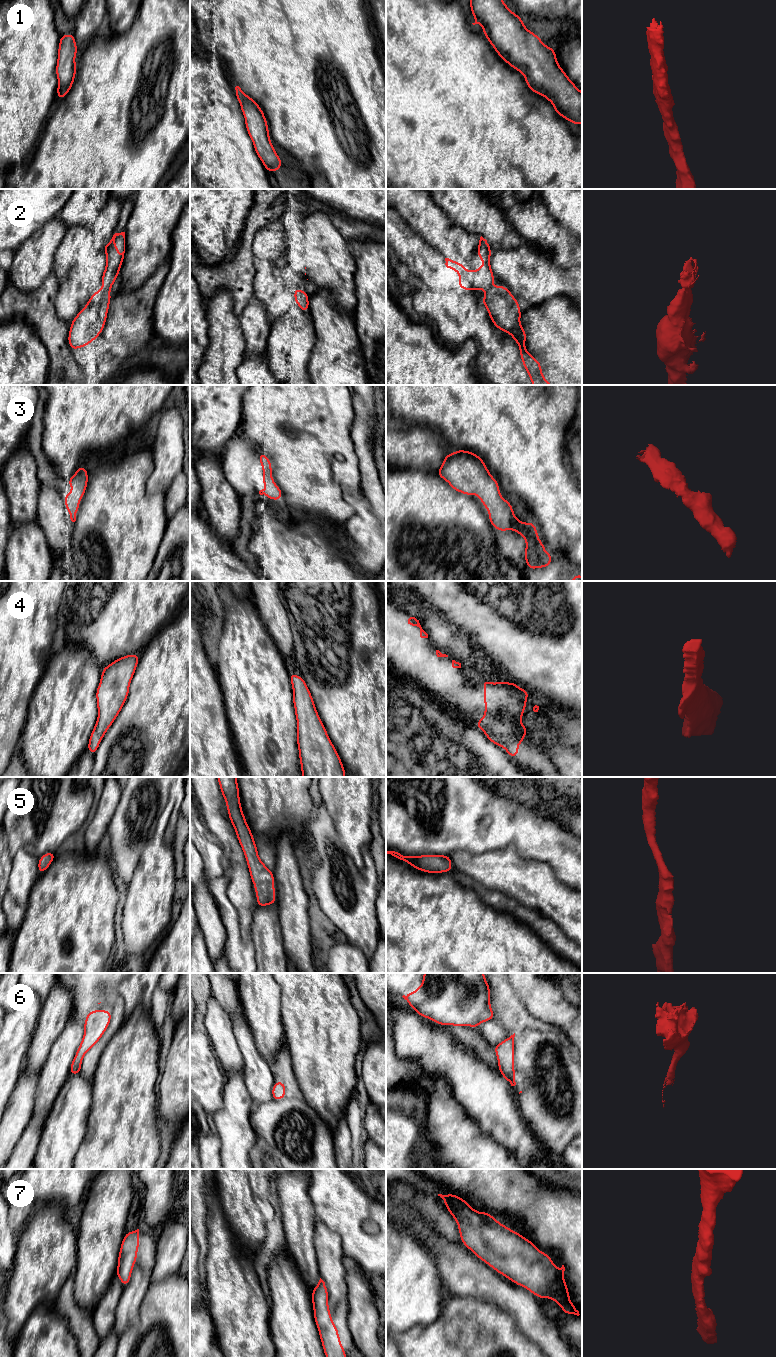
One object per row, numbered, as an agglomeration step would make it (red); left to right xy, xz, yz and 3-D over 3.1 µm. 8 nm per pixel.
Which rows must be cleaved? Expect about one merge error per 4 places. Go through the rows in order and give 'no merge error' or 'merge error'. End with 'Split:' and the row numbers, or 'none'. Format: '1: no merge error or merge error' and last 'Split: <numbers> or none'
1: no merge error
2: no merge error
3: no merge error
4: no merge error
5: no merge error
6: no merge error
7: no merge error
Split: none

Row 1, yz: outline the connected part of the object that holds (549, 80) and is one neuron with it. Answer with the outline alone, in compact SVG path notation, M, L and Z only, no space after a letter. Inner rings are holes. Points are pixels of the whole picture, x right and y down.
M470 0L469 5L475 22L483 26L483 33L502 60L520 71L528 88L544 96L554 106L554 111L569 122L582 124L582 92L569 79L557 62L554 48L546 46L529 31L519 15L513 13L503 0Z

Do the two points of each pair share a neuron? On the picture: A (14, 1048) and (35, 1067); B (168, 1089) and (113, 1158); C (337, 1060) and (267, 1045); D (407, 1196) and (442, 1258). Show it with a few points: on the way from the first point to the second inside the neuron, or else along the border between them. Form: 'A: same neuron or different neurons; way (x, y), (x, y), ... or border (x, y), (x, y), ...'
A: different neurons; border (33, 1036), (23, 1062)
B: different neurons; border (156, 1093), (158, 1118), (161, 1122)
C: different neurons; border (281, 1017), (284, 1040)
D: different neurons; border (396, 1206), (407, 1204), (415, 1209), (430, 1227)

